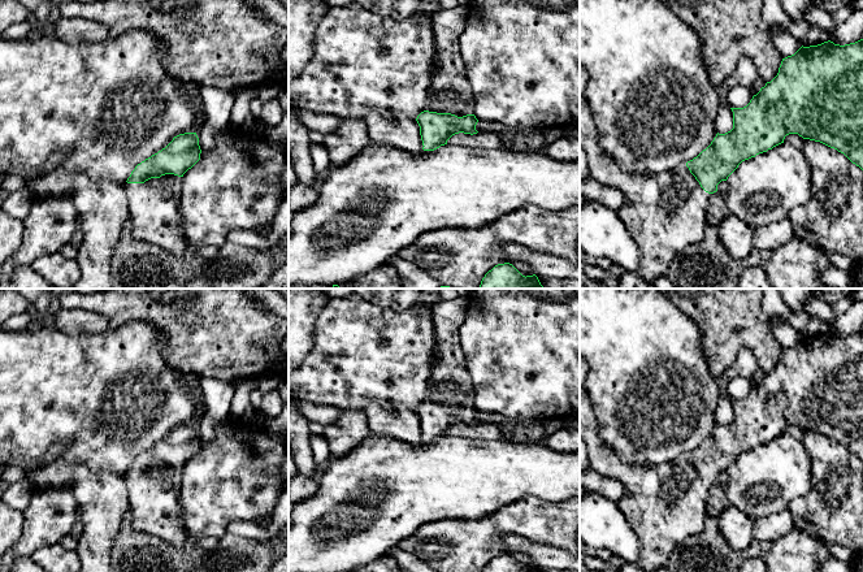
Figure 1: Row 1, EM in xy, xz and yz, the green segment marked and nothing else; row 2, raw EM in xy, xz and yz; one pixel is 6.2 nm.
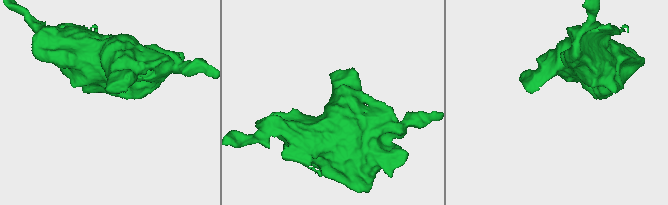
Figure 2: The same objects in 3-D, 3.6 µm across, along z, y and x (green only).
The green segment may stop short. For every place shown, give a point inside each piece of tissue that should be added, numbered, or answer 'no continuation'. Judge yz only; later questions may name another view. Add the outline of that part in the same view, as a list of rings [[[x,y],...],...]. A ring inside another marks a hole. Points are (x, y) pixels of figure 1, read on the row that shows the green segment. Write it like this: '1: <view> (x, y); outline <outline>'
1: yz (664, 213); outline [[[580,96],[580,148],[587,157],[590,178],[602,186],[620,190],[625,198],[617,211],[629,235],[638,246],[638,273],[650,283],[667,276],[675,256],[704,237],[710,198],[686,164],[660,174],[625,172],[600,147],[595,120],[584,96]]]

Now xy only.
1: xy (154, 206); outline [[[174,174],[125,185],[133,235],[172,255],[185,254],[188,246],[178,211],[181,187],[182,177]]]

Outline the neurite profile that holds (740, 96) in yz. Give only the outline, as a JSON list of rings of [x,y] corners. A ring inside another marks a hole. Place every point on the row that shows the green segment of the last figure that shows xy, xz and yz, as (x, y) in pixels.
[[[737,86],[723,95],[723,100],[730,108],[743,108],[753,99],[750,86]]]

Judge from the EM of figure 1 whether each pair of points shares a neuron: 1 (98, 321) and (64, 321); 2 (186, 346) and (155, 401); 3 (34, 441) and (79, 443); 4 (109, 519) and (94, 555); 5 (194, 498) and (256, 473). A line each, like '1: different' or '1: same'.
1: same
2: different
3: same
4: same
5: same

